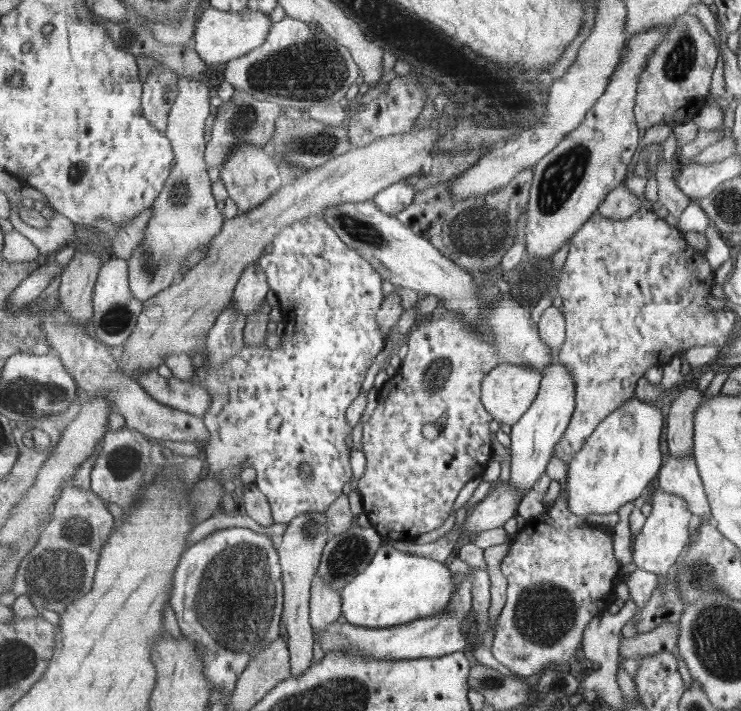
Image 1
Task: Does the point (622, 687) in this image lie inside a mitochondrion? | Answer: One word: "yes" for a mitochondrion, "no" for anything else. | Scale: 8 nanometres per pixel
no

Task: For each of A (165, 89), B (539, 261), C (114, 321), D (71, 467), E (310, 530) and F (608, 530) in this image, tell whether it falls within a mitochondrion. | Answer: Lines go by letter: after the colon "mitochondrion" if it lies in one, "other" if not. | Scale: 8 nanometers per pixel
A: mitochondrion
B: other
C: mitochondrion
D: other
E: mitochondrion
F: other

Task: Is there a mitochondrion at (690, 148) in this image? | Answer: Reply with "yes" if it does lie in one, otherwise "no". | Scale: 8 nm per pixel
no

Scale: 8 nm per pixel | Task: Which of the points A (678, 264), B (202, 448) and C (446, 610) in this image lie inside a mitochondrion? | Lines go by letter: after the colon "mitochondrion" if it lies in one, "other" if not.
A: other
B: other
C: other

